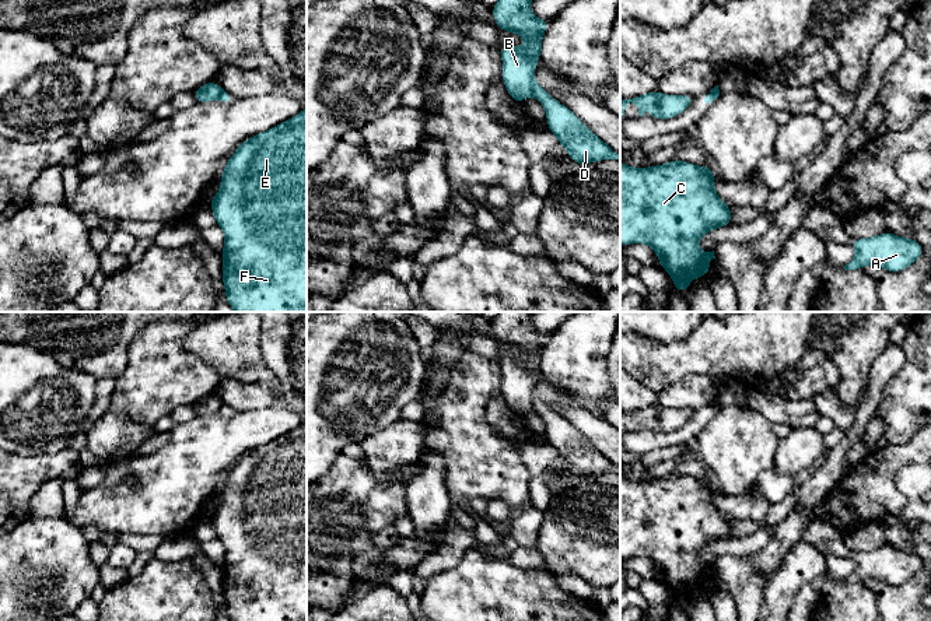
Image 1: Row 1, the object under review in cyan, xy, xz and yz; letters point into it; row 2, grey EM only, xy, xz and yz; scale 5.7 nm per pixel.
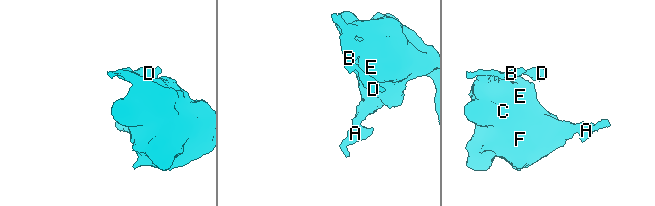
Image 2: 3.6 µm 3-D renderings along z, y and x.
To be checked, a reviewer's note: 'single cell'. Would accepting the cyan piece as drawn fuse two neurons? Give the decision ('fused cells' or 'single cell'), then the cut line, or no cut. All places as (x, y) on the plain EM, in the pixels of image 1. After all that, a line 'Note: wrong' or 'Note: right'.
fused cells | xz (532, 393), (534, 409)
Note: wrong

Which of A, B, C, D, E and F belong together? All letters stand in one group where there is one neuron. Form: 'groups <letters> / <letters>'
groups A B C E F / D

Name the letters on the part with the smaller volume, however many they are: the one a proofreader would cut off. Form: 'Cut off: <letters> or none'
Cut off: D

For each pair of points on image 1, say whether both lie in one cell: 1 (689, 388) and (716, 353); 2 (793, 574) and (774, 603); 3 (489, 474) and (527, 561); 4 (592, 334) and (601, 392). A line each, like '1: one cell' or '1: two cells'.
1: two cells
2: one cell
3: two cells
4: one cell

